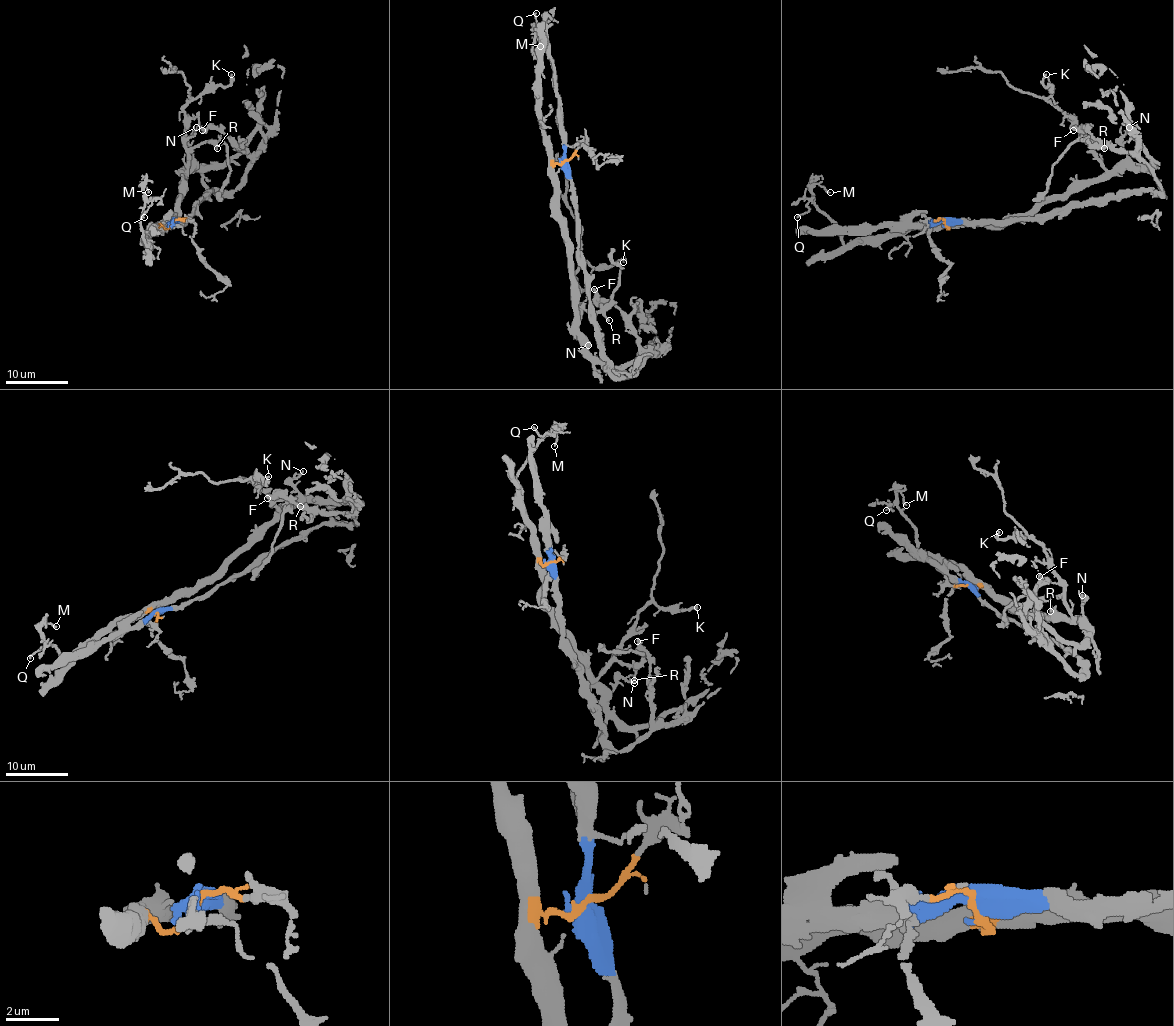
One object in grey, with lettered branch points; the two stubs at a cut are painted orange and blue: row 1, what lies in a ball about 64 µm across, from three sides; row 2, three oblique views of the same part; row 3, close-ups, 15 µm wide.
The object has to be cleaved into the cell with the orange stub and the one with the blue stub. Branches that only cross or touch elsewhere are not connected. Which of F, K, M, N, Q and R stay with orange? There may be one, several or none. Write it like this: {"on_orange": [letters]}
{"on_orange": ["K", "M", "N", "Q", "R"]}

